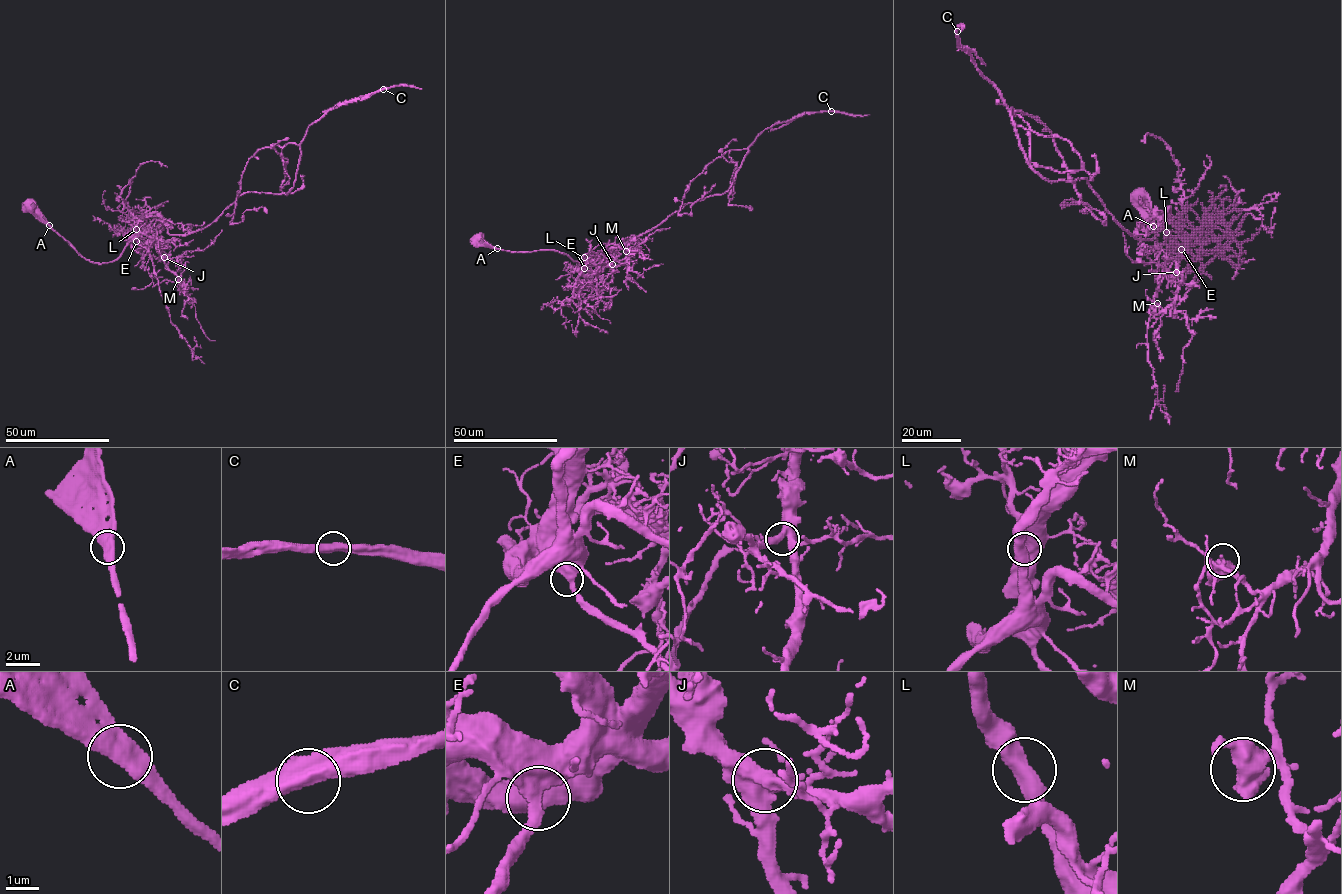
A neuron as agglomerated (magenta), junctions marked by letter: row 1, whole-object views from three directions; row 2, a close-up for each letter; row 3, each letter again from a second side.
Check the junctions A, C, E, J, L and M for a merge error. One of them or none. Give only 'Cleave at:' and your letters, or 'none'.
Cleave at: C

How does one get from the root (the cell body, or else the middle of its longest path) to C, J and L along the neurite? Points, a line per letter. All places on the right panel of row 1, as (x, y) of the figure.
C: (1140, 197), (1155, 280), (1171, 255), (1161, 214), (1134, 235), (1084, 178), (1043, 178), (957, 31)
J: (1140, 197), (1149, 204), (1158, 250), (1155, 280), (1171, 251), (1182, 249), (1191, 237), (1179, 254), (1176, 272)
L: (1140, 197), (1149, 204), (1158, 250), (1155, 280), (1171, 255), (1171, 243), (1166, 232)

